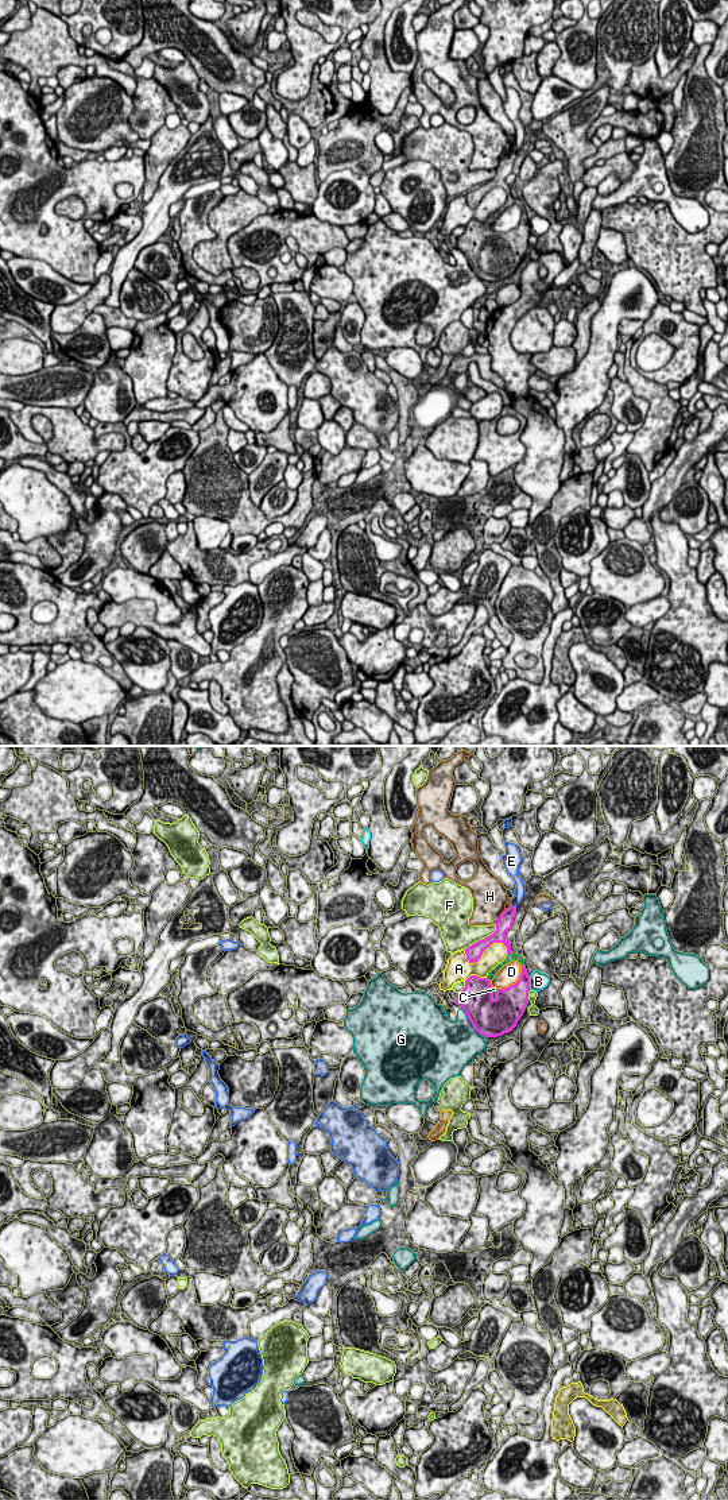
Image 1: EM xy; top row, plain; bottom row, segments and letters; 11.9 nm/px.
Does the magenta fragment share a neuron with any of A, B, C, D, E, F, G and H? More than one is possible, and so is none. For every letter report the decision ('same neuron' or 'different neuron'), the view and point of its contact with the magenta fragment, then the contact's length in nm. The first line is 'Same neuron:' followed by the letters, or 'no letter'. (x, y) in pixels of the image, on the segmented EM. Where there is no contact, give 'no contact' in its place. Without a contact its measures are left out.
Same neuron: C
A: different neuron; meets magenta in xy at (483, 951); contact 550 nm long
B: different neuron; meets magenta in xy at (529, 984); contact 160 nm long
C: same neuron; meets magenta in xy at (510, 954); contact 80 nm long
D: different neuron; meets magenta in xy at (515, 984); contact 420 nm long
E: different neuron; meets magenta in xy at (514, 907); contact 70 nm long
F: different neuron; meets magenta in xy at (494, 932); contact 240 nm long
G: different neuron; meets magenta in xy at (471, 1021); contact 460 nm long
H: different neuron; meets magenta in xy at (500, 916); contact 220 nm long

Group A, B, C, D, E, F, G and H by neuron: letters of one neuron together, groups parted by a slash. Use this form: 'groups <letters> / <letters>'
groups A / B / C / D / E / F / G / H

